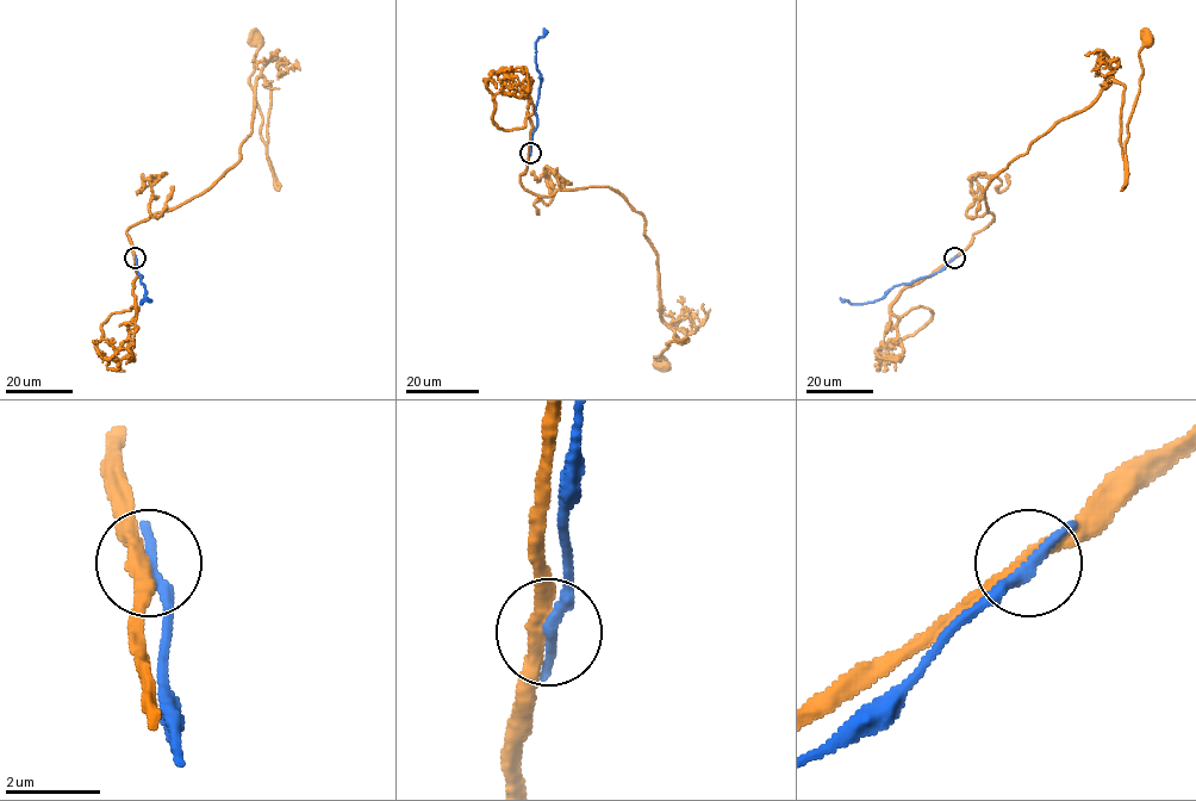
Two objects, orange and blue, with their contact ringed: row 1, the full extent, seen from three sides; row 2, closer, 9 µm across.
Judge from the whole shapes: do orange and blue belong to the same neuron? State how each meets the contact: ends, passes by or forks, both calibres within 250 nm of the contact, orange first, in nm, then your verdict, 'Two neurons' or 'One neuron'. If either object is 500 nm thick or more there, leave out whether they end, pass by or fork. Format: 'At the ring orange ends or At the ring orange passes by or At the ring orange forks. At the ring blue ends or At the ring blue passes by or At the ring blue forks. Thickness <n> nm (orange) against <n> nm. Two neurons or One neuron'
At the ring orange passes by. At the ring blue ends. Thickness 340 nm (orange) against 320 nm. Two neurons

